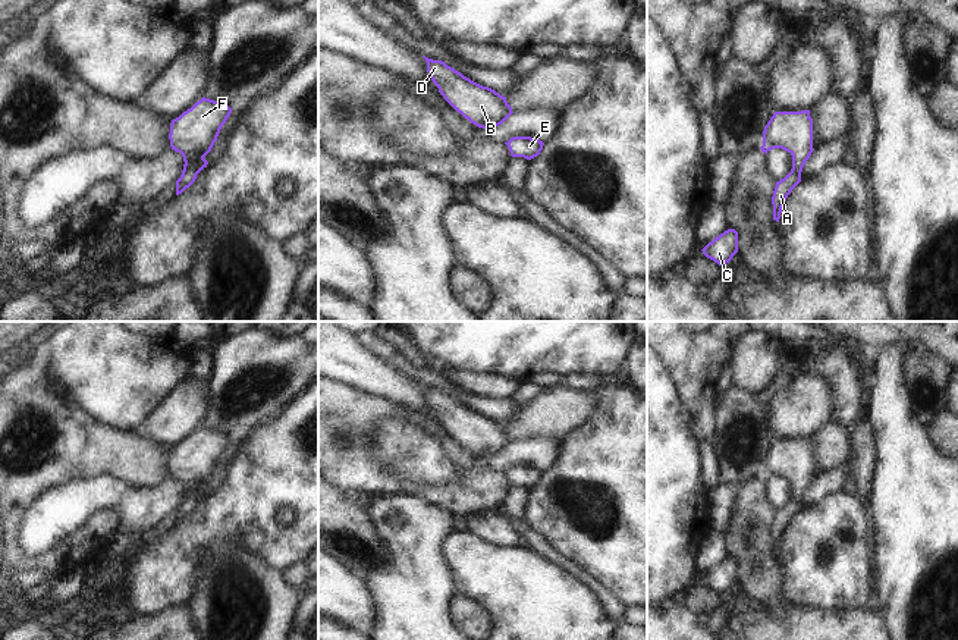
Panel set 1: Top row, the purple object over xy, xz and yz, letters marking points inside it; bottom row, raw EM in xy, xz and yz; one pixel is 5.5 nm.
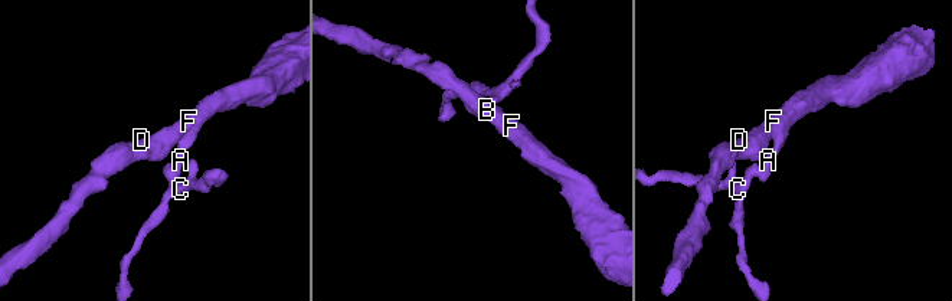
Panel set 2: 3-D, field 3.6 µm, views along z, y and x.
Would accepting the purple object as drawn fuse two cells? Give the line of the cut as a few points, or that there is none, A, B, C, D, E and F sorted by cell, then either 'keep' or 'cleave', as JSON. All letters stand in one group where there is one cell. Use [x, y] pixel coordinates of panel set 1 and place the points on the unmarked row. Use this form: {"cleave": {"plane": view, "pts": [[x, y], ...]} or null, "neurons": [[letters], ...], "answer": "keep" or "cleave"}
{"cleave": null, "neurons": [["A", "B", "C", "D", "E", "F"]], "answer": "keep"}

